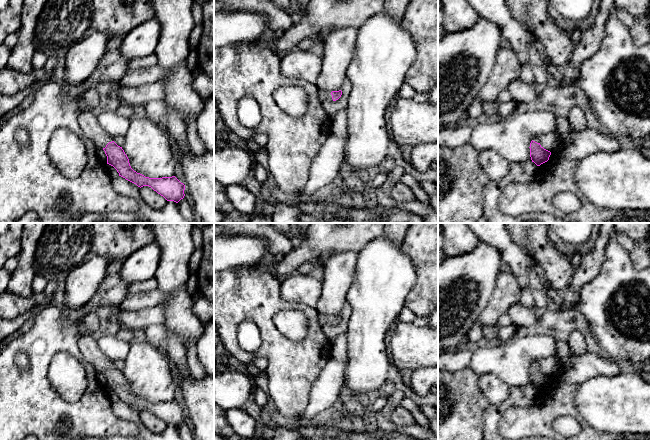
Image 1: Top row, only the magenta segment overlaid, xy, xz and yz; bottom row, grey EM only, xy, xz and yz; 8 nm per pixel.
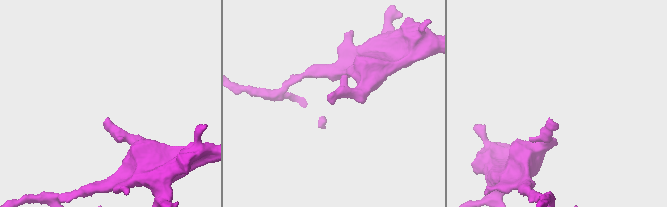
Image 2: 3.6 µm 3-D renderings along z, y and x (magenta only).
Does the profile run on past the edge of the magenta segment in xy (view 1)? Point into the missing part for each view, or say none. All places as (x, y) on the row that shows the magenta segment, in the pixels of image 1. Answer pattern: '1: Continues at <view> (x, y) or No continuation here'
1: Continues at xy (88, 121)

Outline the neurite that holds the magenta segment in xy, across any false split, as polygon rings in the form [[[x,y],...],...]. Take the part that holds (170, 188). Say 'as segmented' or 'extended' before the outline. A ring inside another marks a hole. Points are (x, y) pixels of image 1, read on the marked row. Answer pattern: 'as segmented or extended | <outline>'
extended | [[[85,109],[79,112],[78,123],[83,133],[90,138],[98,149],[103,149],[107,164],[113,166],[119,176],[136,184],[138,187],[149,186],[167,201],[178,203],[184,198],[185,185],[175,176],[149,178],[134,171],[122,147],[118,146],[99,125],[97,115]]]

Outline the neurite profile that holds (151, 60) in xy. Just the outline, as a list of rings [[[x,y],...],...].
[[[154,53],[148,56],[132,59],[131,61],[128,62],[128,70],[150,68],[157,65],[157,63],[158,63],[158,58]]]

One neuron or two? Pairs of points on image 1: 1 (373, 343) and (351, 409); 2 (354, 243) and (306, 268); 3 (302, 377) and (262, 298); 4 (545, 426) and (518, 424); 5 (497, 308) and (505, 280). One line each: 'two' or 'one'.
1: two
2: two
3: one
4: one
5: one

